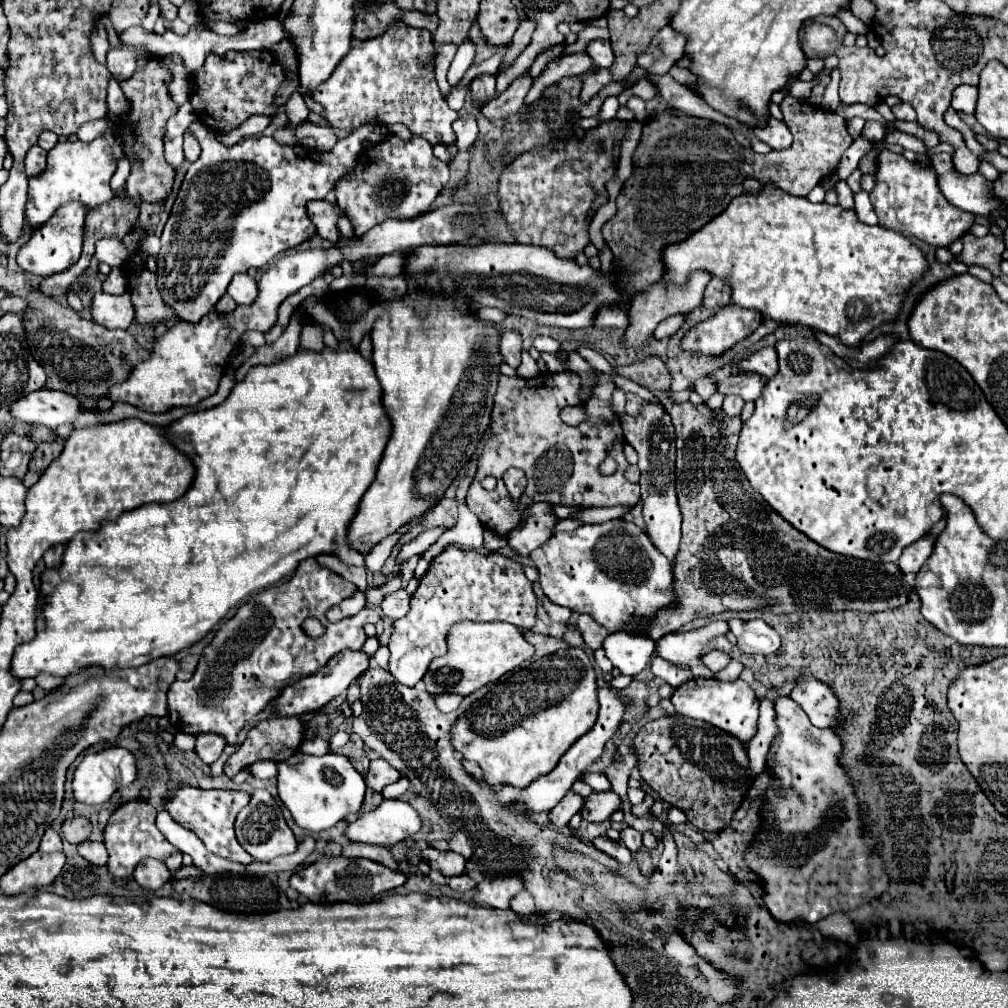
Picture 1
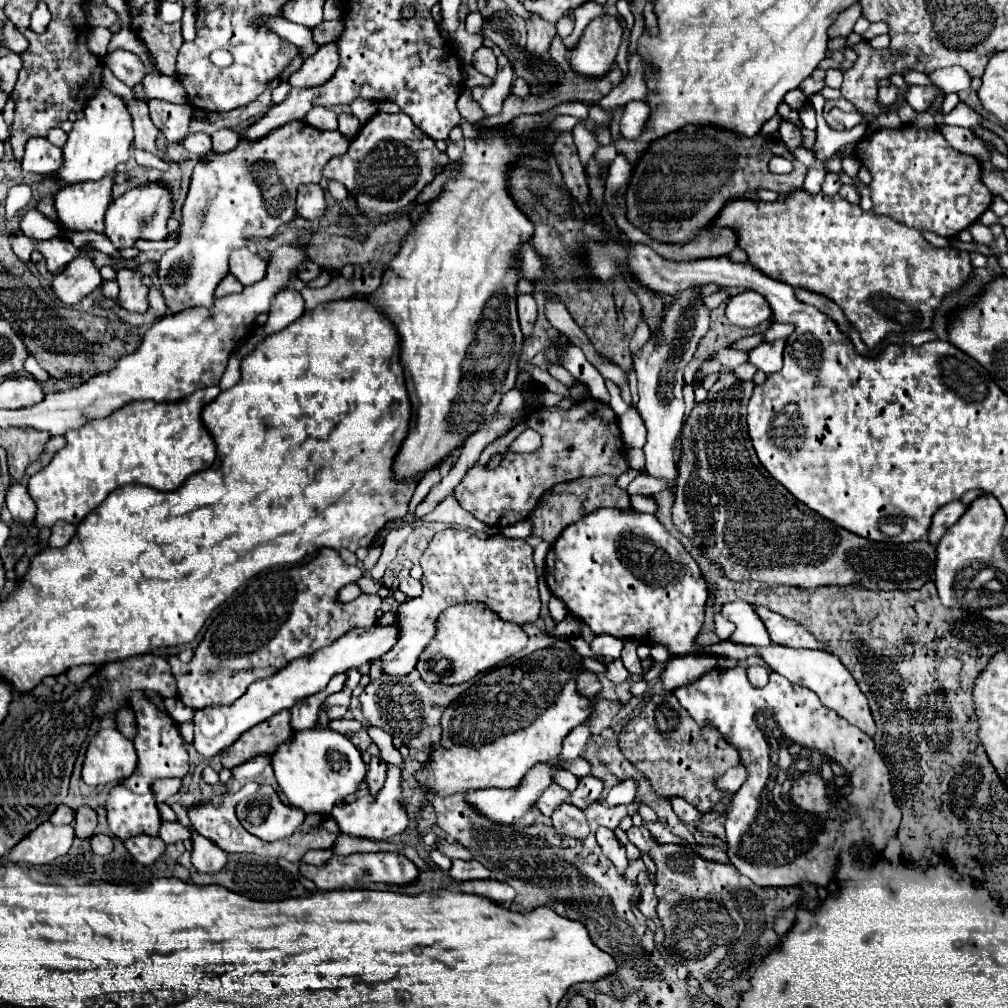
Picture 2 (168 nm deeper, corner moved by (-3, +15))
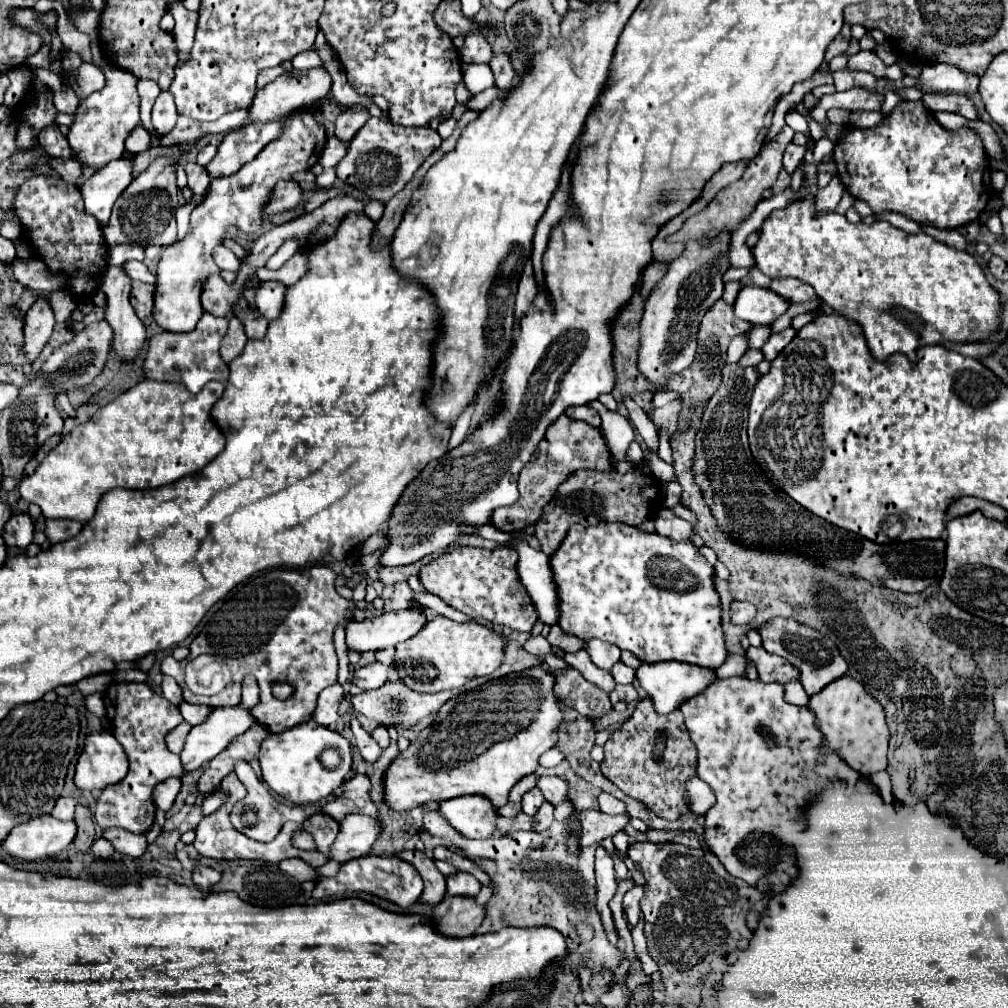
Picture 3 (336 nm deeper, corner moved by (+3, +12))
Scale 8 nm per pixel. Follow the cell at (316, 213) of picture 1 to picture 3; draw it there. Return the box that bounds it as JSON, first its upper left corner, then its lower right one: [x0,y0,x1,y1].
[268,181,302,215]

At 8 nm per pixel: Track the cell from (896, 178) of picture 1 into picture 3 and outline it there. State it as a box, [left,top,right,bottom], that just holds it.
[834,103,994,229]

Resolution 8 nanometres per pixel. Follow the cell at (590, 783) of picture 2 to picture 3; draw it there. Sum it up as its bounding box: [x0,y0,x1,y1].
[536,775,570,805]

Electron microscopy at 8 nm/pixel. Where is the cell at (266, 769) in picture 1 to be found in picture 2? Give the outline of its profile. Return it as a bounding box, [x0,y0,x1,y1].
[232,756,268,780]

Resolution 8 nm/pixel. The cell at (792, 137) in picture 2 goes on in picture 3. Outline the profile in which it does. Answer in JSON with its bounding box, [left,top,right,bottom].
[784,143,806,173]

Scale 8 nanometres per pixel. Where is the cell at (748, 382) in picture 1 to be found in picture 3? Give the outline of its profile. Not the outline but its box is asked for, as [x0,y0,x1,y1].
[762,329,796,361]

